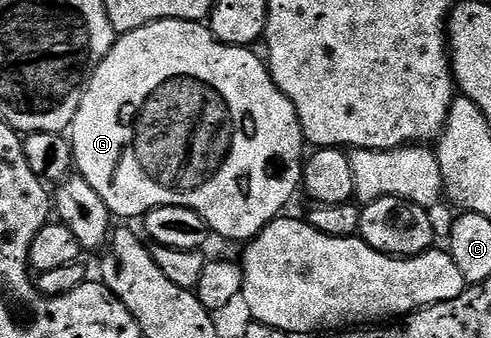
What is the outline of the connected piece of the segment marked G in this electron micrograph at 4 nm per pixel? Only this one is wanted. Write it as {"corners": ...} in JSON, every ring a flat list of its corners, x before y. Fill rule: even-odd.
{"corners":[[163,19,142,29,125,31,117,38,110,53,97,65,88,86,84,88,80,108,70,128,70,142,75,170,90,181,90,185,94,185,94,193,106,201,113,216,120,218,121,215,124,221,132,221,128,219,139,220,159,207,185,207,202,217,213,236,221,235,224,239,255,239,267,223,283,212,280,210,295,197,296,191,298,195,304,178,306,140,302,125,290,97,286,97,286,93,274,85,268,64,258,61,249,48,231,47,229,43,218,41,203,22,190,19]]}

